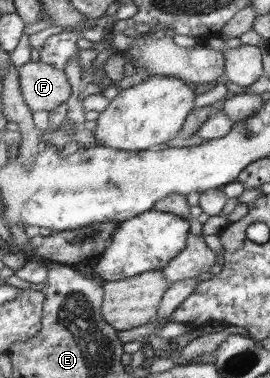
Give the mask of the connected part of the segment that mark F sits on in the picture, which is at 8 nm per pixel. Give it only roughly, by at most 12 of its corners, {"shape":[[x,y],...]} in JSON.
{"shape":[[39,60],[17,68],[32,112],[71,96],[63,69]]}

